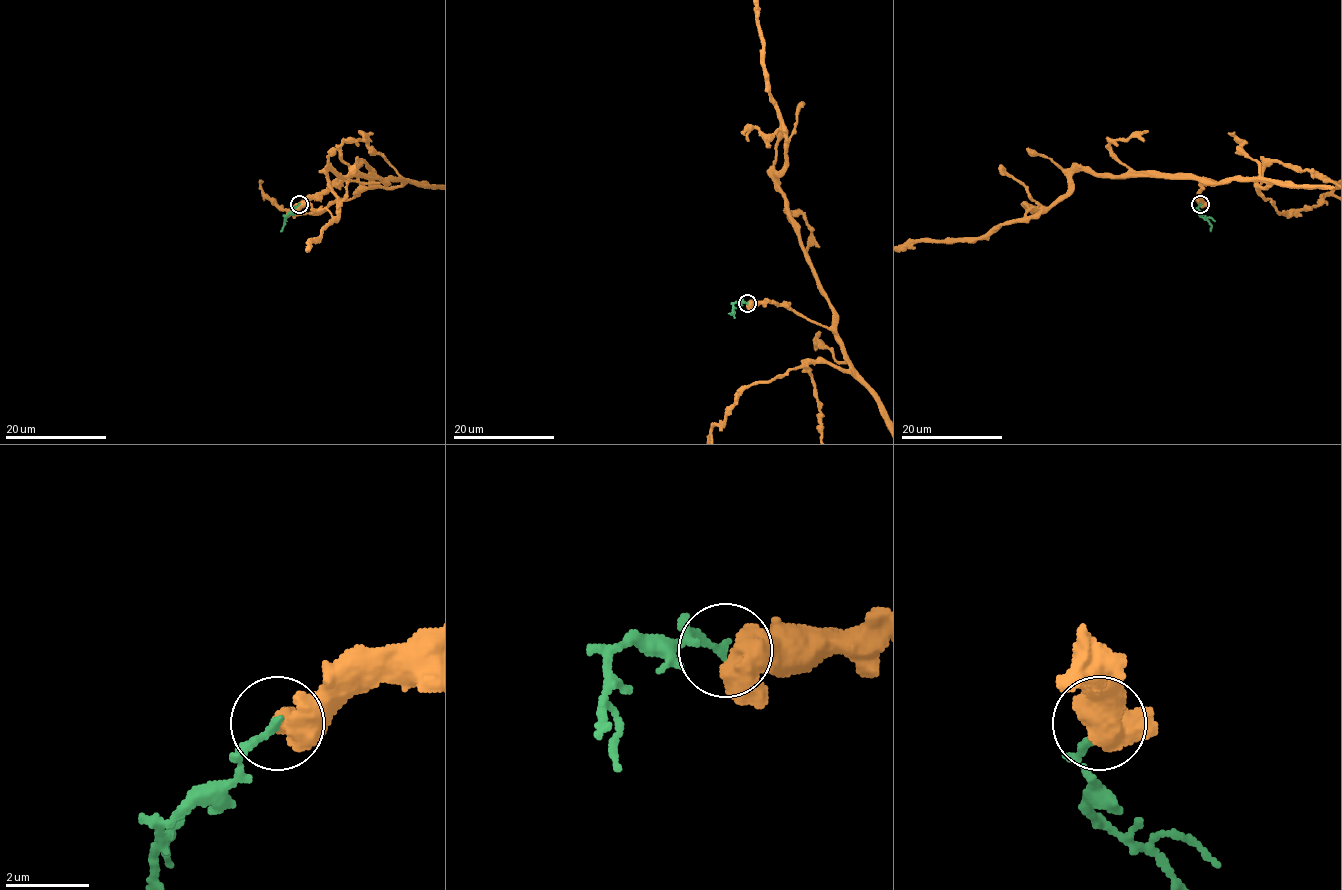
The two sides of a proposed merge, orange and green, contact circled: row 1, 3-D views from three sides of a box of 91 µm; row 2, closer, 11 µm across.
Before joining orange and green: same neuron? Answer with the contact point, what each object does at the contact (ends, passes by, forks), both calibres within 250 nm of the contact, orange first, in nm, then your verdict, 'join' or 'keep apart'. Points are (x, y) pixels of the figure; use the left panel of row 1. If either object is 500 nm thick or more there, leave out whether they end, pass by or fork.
at (299, 204); 550 nm thick on the orange side, 200 nm on the other; keep apart

